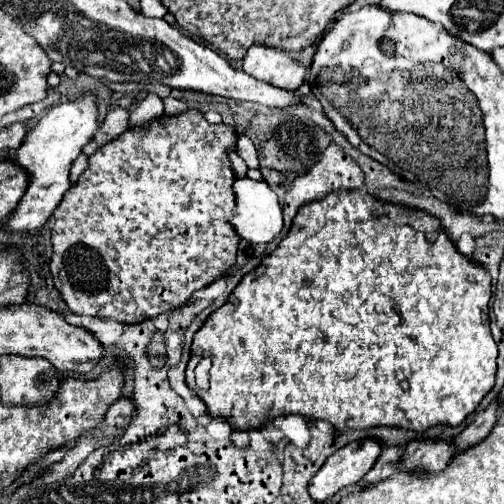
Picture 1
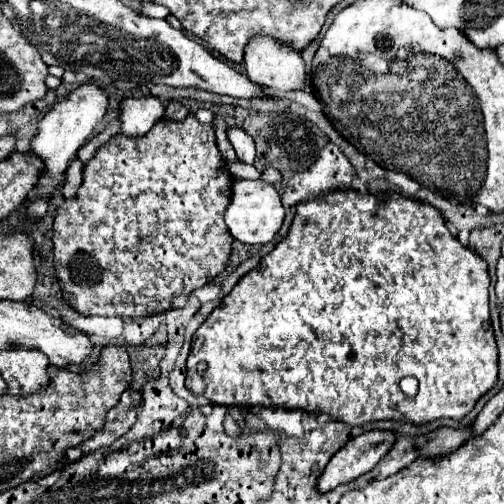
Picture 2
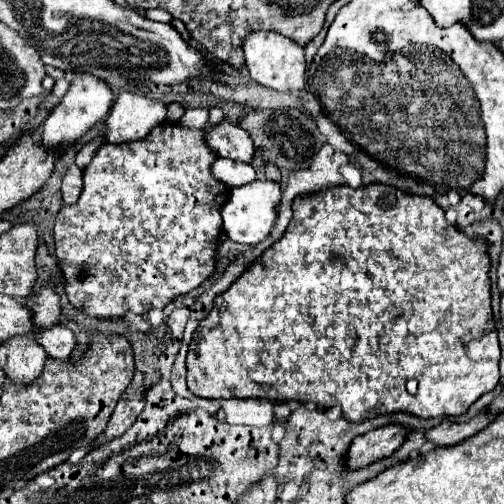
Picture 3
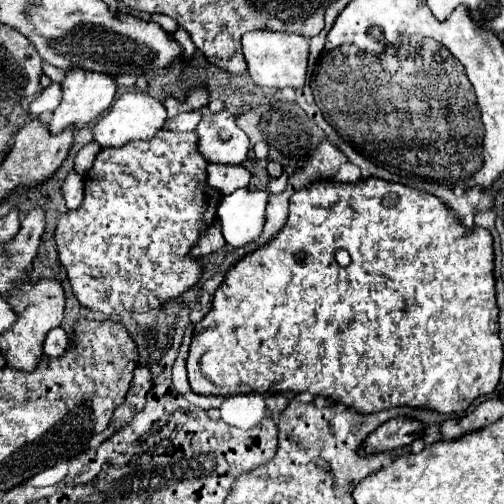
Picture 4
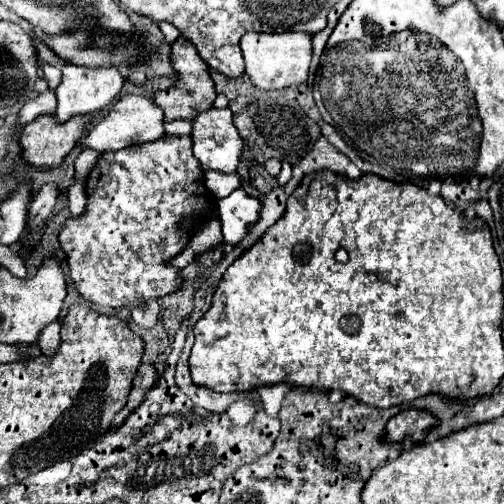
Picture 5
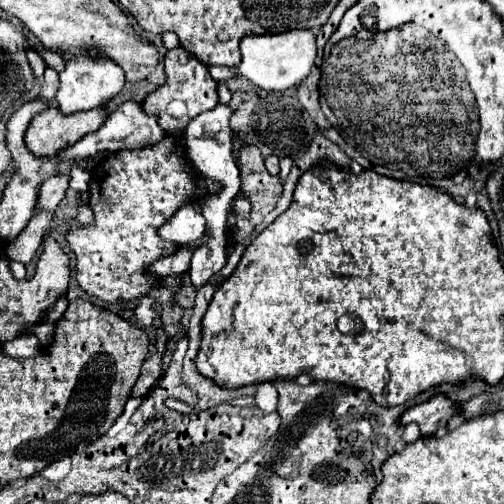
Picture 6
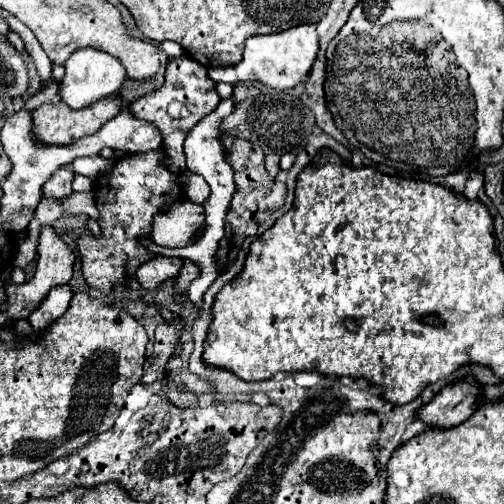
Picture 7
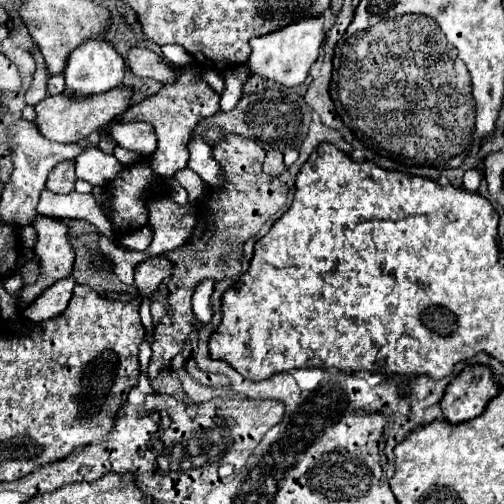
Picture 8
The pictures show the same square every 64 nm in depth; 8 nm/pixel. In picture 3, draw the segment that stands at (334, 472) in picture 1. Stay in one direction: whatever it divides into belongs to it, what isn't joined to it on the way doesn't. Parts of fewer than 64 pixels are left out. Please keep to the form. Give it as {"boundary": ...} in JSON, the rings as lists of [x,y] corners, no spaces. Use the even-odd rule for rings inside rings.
{"boundary":[[[392,424],[392,426],[382,426],[378,430],[370,430],[362,436],[356,436],[352,440],[348,452],[344,454],[344,466],[348,472],[366,468],[382,458],[388,458],[406,438],[408,430]]]}

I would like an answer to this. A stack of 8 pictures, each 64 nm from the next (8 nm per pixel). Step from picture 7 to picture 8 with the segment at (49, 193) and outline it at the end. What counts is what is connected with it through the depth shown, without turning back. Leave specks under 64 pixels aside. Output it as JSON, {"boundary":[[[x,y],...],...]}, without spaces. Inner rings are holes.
{"boundary":[[[66,160],[64,164],[58,164],[46,182],[46,190],[54,192],[54,194],[70,194],[74,190],[74,182],[76,182],[76,174],[74,174],[74,162]]]}

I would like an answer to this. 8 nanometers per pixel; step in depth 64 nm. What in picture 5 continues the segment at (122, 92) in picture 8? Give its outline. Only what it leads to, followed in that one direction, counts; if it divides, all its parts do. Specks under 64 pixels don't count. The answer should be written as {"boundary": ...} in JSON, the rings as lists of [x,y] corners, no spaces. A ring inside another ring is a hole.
{"boundary":[[[38,116],[22,128],[20,160],[28,166],[50,170],[62,164],[68,152],[76,146],[88,120],[68,120],[68,124],[54,124],[52,116]]]}

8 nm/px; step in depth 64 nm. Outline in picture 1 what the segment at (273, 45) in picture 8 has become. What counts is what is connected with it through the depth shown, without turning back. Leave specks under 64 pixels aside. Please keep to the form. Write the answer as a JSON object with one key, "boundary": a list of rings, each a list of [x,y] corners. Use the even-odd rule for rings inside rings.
{"boundary":[[[252,46],[244,56],[242,68],[250,76],[284,90],[298,90],[306,74],[306,68],[292,60],[286,52],[268,46]]]}

